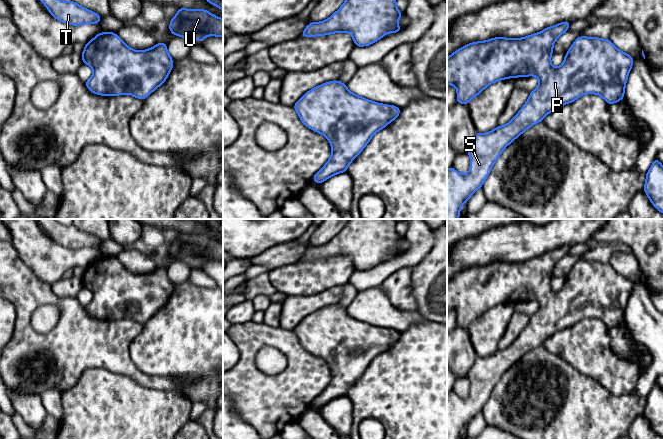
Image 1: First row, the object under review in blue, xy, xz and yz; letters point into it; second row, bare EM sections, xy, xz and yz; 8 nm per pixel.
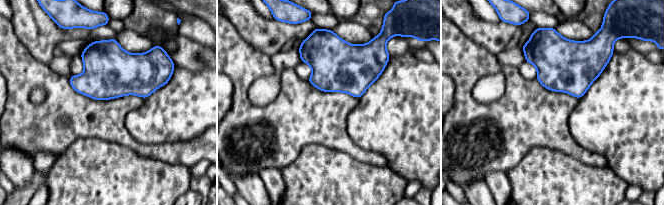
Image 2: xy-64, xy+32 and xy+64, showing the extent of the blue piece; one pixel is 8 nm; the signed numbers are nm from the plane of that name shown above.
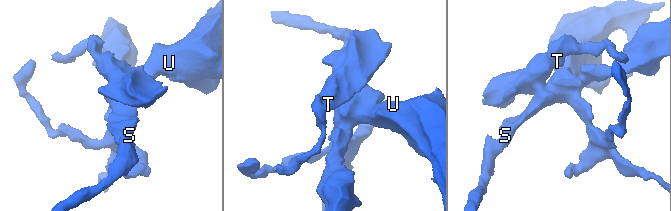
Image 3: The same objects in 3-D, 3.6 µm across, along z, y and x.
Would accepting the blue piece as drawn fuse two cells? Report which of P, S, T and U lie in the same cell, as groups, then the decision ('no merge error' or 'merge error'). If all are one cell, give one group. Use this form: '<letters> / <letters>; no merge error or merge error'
P S T U; no merge error

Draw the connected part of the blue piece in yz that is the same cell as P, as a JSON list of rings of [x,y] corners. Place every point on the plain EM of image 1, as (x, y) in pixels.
[[[569,245],[562,246],[523,262],[495,261],[472,266],[447,282],[447,308],[456,311],[456,325],[460,328],[467,329],[488,309],[499,304],[526,300],[536,300],[539,303],[538,311],[530,316],[528,324],[510,346],[488,357],[476,357],[467,375],[471,383],[467,398],[460,398],[453,391],[447,393],[447,439],[459,439],[462,429],[482,411],[503,374],[556,332],[572,327],[584,318],[600,319],[609,329],[624,322],[625,309],[634,283],[616,272],[609,263],[579,260],[565,278],[562,289],[556,292],[551,288],[553,269],[568,254],[570,248]]]

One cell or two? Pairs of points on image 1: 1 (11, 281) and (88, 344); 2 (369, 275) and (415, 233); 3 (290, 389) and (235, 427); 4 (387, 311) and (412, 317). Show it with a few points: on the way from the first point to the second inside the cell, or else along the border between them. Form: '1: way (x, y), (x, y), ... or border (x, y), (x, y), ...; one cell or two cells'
1: way (33, 292), (57, 301), (75, 322); one cell
2: way (384, 269), (404, 260), (415, 248); one cell
3: border (233, 409), (254, 428); two cells
4: way (393, 317), (406, 317); one cell

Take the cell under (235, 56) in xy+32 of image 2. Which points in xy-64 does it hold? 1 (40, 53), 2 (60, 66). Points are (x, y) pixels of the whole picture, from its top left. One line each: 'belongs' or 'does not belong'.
1: does not belong
2: does not belong

